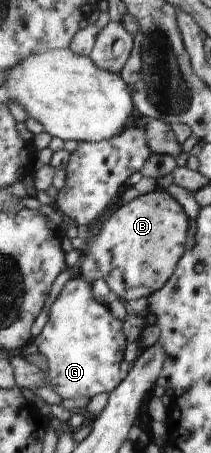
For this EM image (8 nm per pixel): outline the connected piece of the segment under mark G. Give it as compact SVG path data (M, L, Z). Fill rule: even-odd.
M70 278L53 302L49 318L42 332L32 338L38 348L38 354L46 359L48 369L45 376L50 380L49 387L65 398L92 398L96 394L110 394L120 384L126 369L124 350L126 336L122 333L121 320L110 314L107 306L99 304L92 295L92 284L84 278Z

